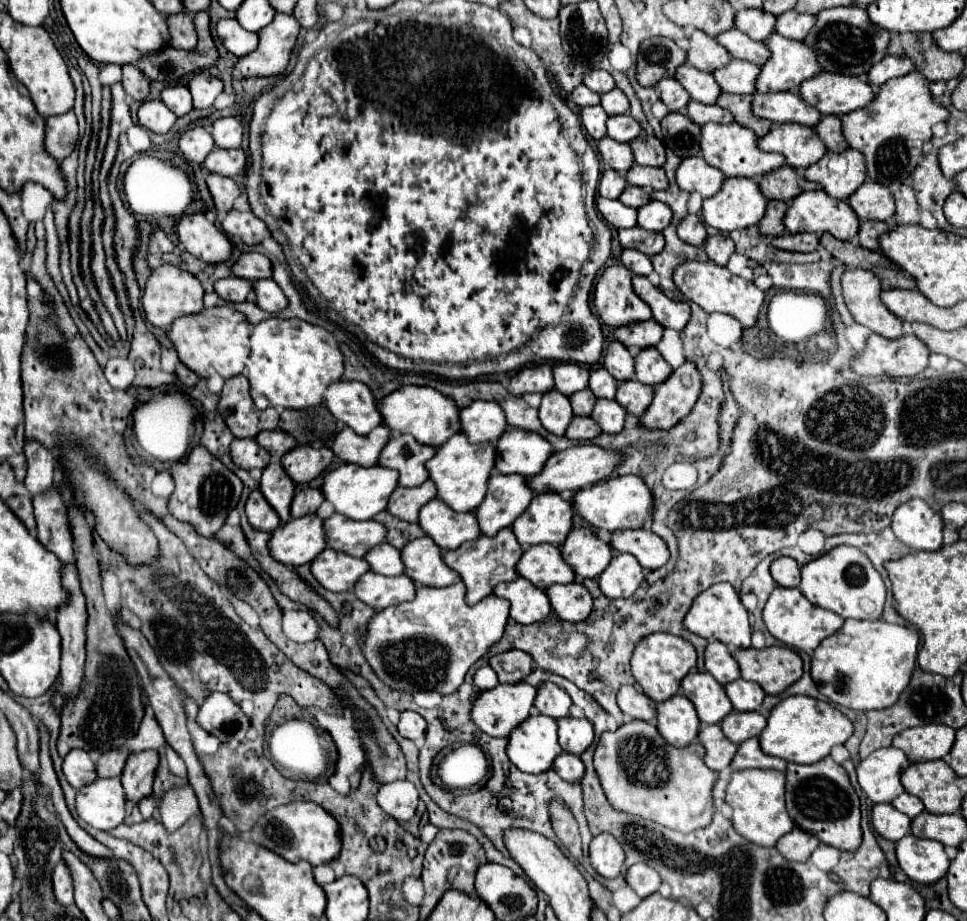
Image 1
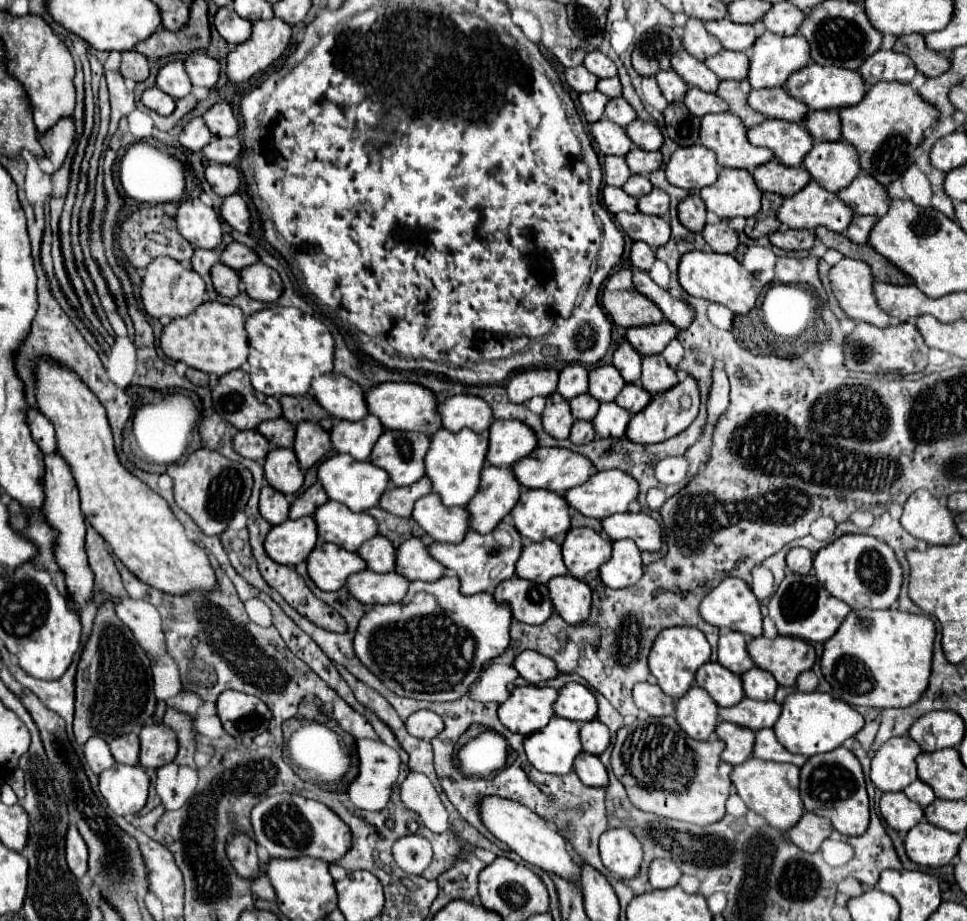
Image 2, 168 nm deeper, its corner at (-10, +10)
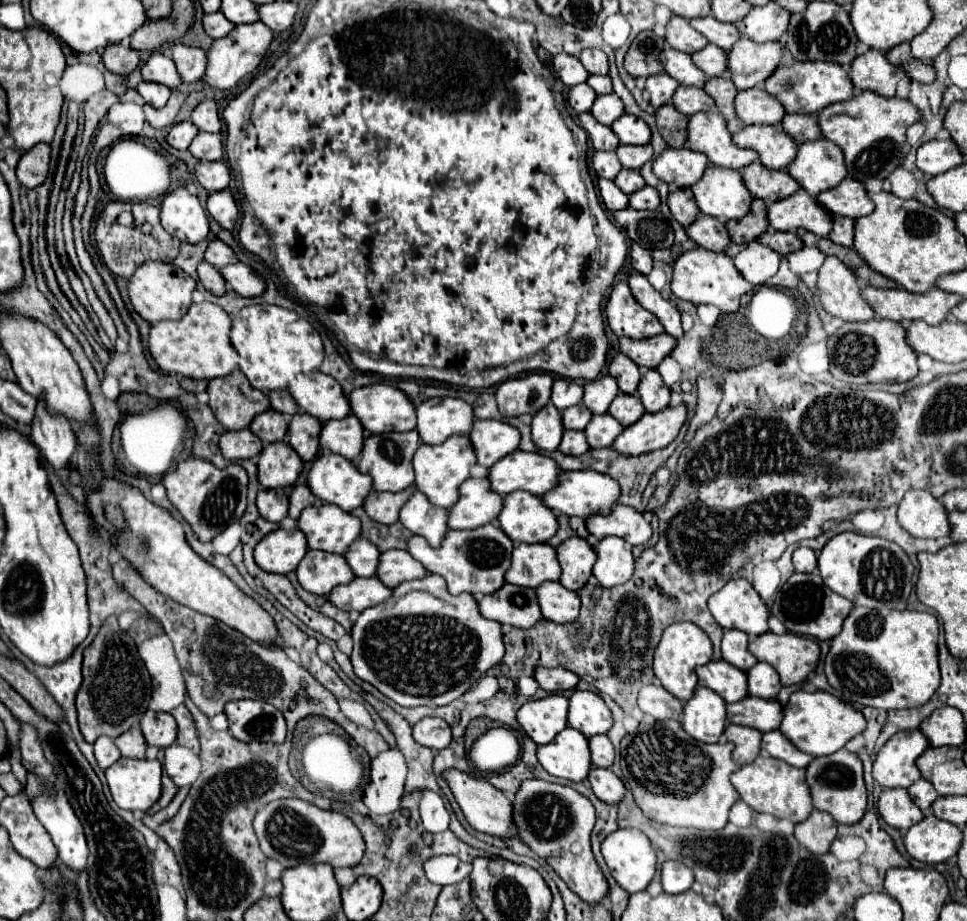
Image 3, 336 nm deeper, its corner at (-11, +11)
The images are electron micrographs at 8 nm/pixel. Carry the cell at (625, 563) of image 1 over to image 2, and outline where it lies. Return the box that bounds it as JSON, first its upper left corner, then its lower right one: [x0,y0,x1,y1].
[600,539,644,589]

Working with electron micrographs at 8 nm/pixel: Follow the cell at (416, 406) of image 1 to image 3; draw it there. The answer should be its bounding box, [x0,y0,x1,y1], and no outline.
[347,384,415,434]

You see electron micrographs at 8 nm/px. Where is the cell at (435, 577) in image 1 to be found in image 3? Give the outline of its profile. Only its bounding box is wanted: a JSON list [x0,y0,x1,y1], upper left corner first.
[375,550,427,588]

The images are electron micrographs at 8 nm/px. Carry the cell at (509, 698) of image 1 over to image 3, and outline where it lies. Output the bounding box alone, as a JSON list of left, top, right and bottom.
[519,694,569,746]

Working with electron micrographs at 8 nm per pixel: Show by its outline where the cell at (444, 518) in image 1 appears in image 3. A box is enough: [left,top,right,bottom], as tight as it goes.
[399,490,449,548]

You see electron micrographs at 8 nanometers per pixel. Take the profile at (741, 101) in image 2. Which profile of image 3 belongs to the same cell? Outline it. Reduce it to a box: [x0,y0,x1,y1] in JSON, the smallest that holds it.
[705,78,737,120]

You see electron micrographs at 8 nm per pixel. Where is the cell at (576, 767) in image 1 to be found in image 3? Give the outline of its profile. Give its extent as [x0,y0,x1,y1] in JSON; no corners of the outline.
[589,768,625,804]

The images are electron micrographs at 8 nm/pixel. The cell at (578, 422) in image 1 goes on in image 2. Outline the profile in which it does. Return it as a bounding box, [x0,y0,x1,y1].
[570,421,596,445]

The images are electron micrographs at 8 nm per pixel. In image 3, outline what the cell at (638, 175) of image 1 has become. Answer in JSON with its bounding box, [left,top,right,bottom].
[615,144,653,170]

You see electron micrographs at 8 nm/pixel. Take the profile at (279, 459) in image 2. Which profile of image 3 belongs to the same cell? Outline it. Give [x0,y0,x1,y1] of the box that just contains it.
[257,442,303,488]

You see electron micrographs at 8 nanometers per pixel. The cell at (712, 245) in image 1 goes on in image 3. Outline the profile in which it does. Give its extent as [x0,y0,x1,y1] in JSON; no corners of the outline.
[685,214,729,252]

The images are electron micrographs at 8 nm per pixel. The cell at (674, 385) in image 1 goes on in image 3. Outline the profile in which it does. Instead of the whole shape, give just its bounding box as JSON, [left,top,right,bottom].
[611,404,687,456]

